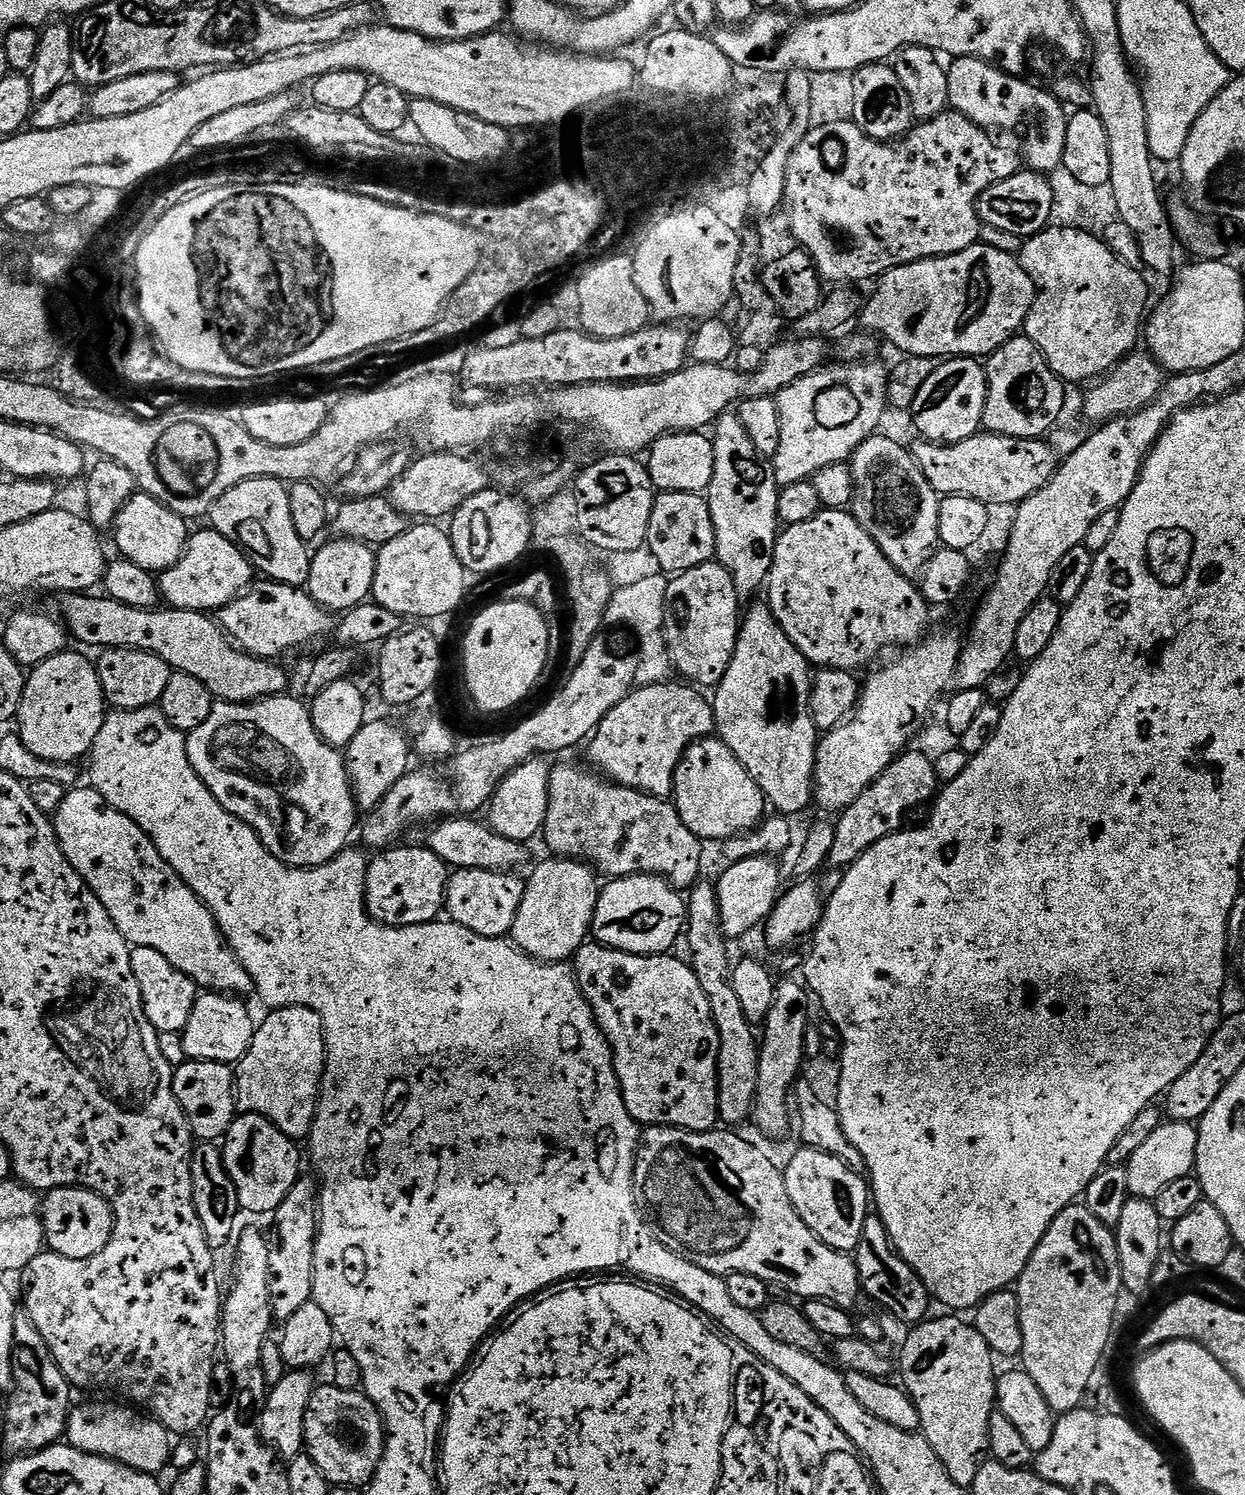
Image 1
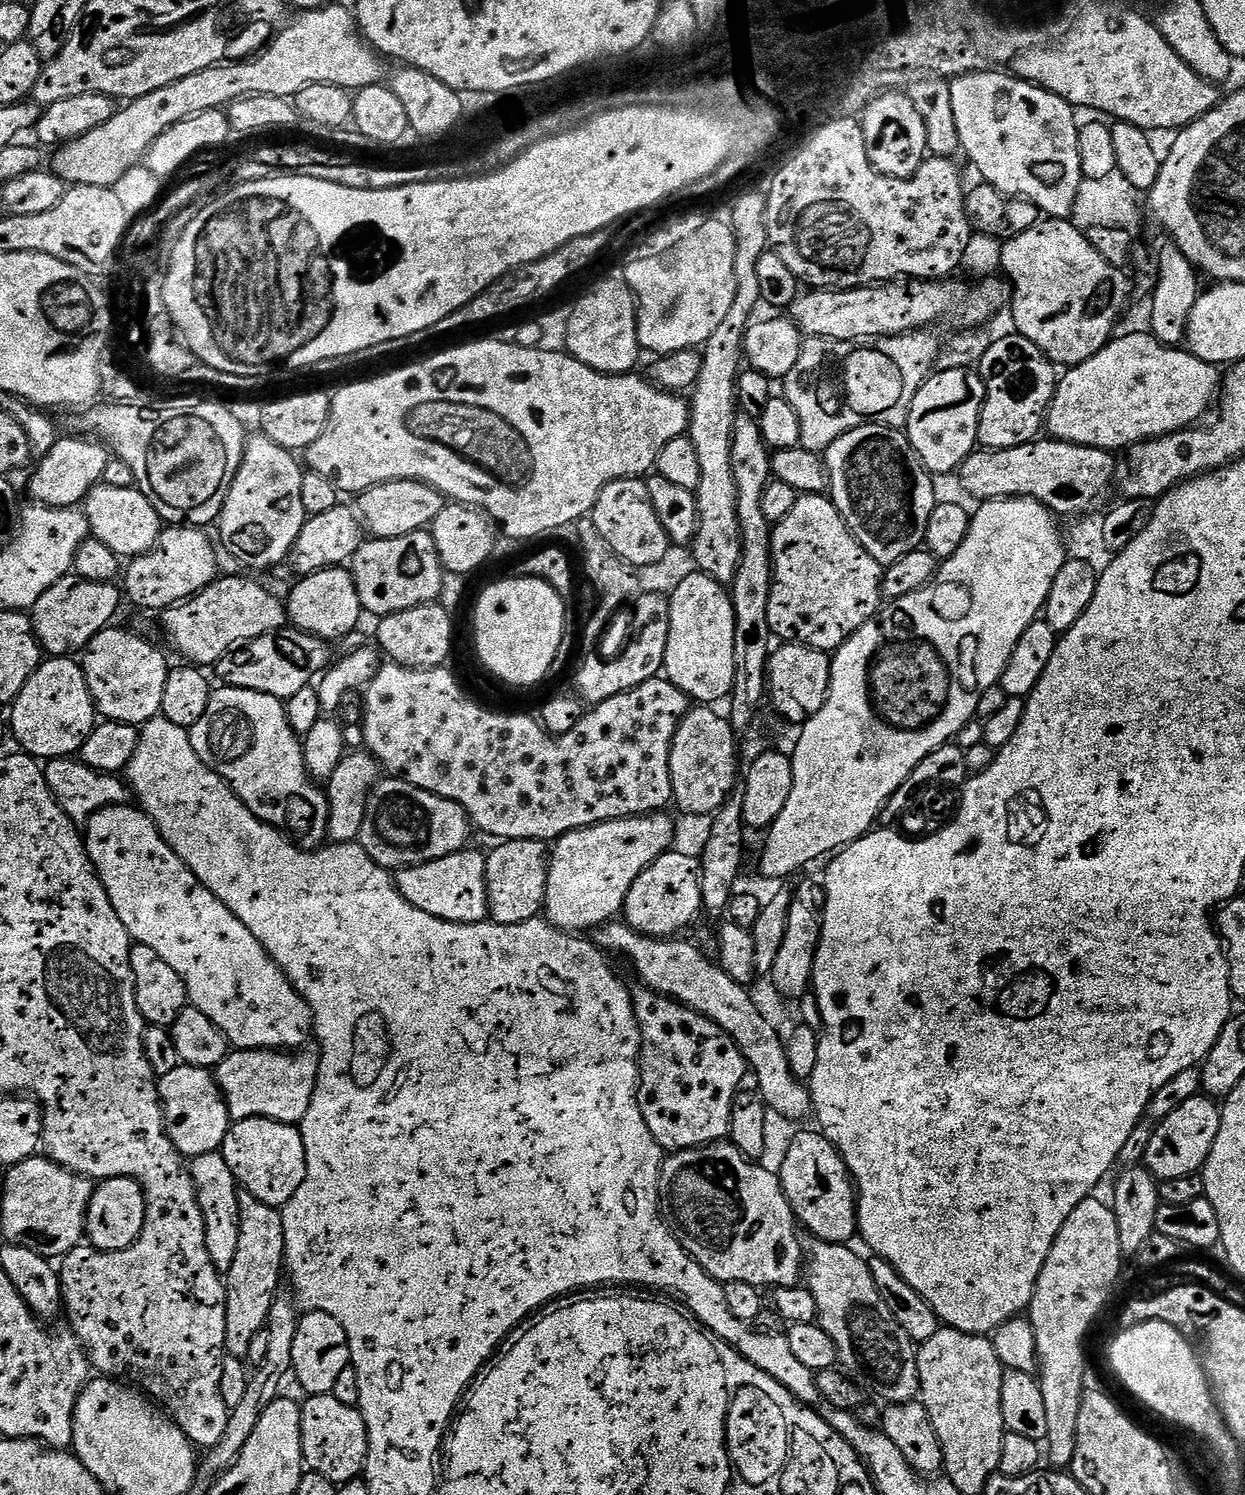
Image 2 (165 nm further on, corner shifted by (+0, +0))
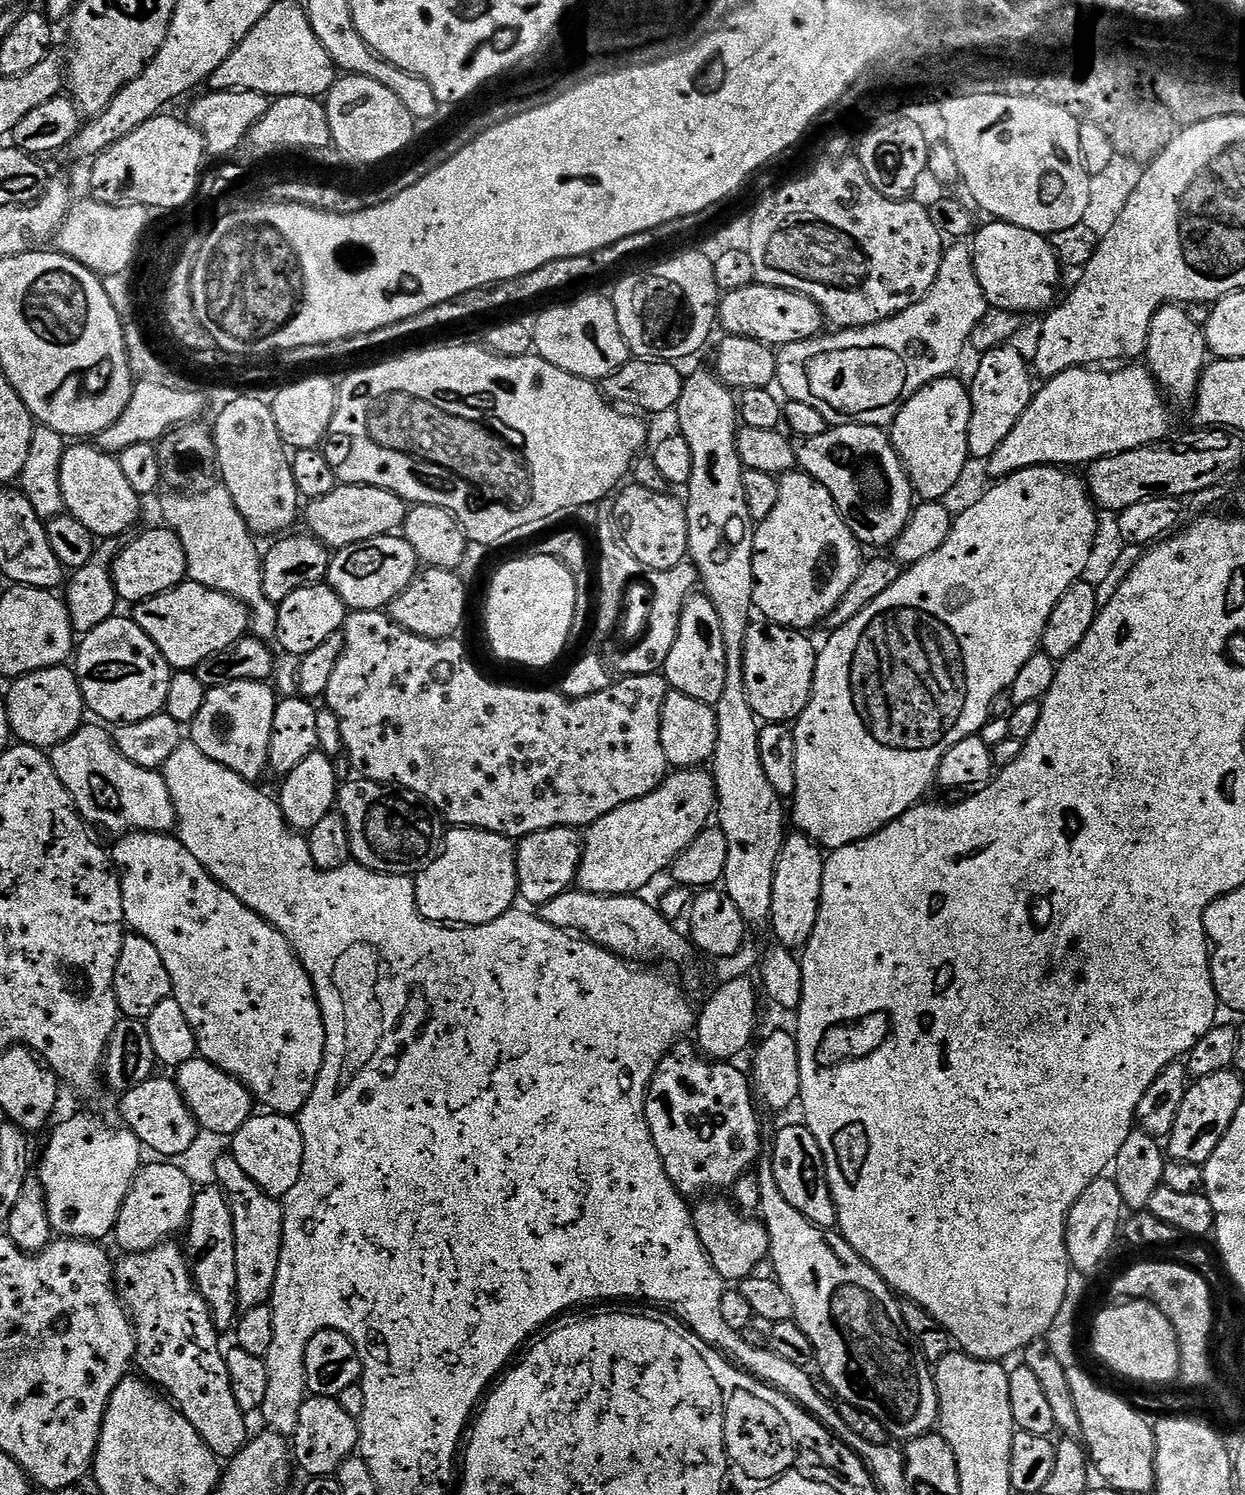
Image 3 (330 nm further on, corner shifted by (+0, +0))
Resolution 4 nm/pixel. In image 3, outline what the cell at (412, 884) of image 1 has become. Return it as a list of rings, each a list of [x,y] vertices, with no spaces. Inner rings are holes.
[[[481,828],[447,829],[444,843],[430,866],[415,873],[416,901],[420,916],[435,924],[445,926],[471,926],[474,924],[493,924],[502,914],[513,911],[517,903],[520,887],[516,869],[516,844],[509,837],[497,832],[487,832]]]

